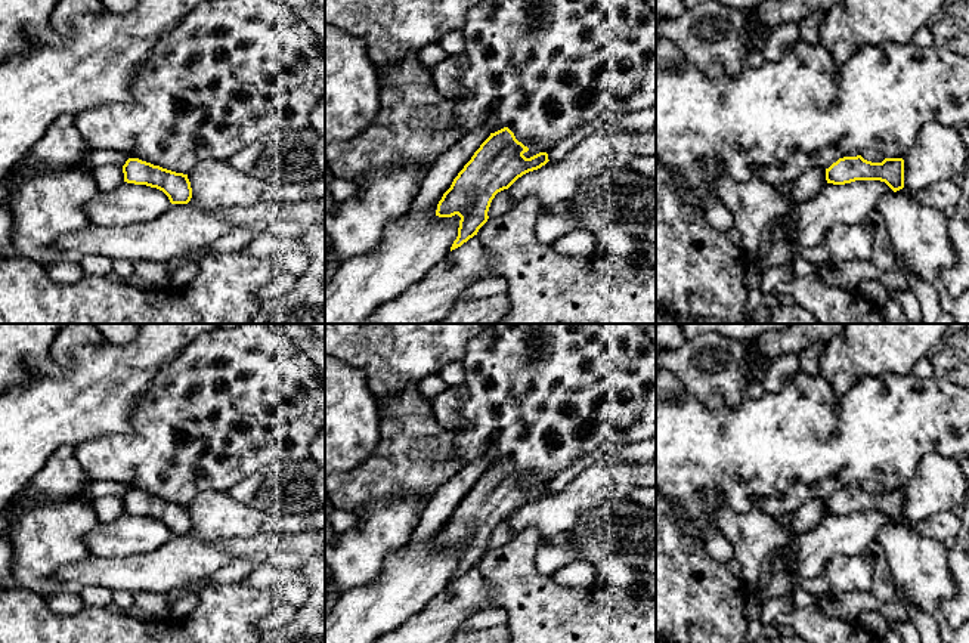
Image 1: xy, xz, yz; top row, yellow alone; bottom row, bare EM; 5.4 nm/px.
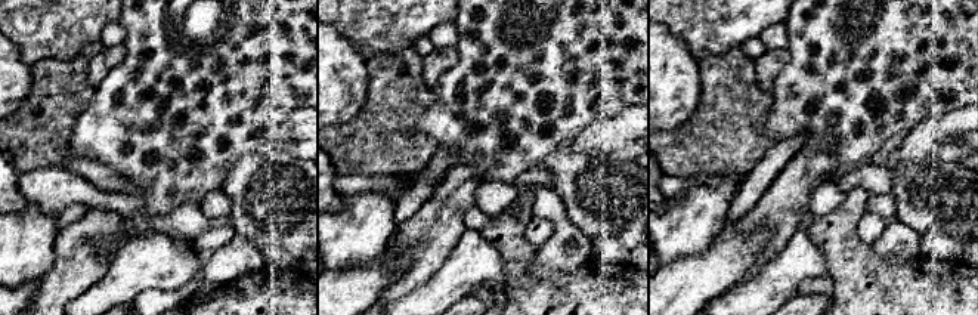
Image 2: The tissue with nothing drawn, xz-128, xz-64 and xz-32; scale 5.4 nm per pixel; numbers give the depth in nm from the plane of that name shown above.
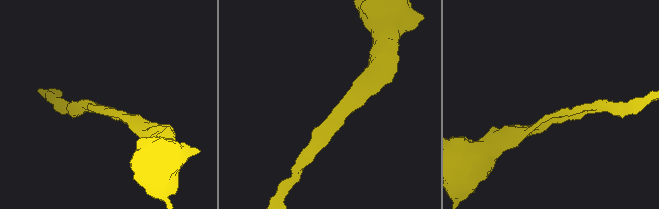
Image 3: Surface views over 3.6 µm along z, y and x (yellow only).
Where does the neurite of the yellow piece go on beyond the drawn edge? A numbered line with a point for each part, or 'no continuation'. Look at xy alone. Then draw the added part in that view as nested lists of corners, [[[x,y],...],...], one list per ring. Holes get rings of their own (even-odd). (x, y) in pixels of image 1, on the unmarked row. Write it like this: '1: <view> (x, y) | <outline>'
no continuation

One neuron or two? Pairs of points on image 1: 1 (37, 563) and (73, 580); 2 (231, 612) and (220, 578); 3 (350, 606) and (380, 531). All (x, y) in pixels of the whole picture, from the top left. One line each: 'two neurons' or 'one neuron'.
1: two neurons
2: two neurons
3: two neurons

